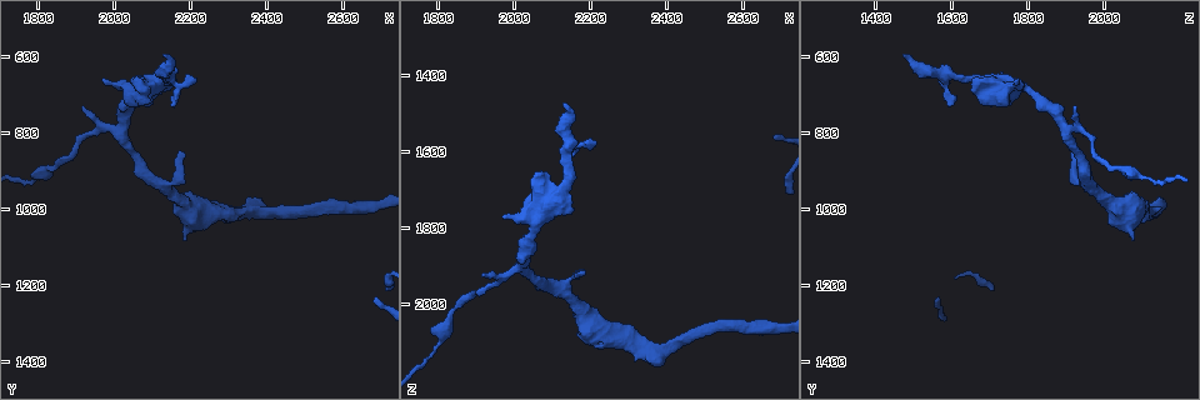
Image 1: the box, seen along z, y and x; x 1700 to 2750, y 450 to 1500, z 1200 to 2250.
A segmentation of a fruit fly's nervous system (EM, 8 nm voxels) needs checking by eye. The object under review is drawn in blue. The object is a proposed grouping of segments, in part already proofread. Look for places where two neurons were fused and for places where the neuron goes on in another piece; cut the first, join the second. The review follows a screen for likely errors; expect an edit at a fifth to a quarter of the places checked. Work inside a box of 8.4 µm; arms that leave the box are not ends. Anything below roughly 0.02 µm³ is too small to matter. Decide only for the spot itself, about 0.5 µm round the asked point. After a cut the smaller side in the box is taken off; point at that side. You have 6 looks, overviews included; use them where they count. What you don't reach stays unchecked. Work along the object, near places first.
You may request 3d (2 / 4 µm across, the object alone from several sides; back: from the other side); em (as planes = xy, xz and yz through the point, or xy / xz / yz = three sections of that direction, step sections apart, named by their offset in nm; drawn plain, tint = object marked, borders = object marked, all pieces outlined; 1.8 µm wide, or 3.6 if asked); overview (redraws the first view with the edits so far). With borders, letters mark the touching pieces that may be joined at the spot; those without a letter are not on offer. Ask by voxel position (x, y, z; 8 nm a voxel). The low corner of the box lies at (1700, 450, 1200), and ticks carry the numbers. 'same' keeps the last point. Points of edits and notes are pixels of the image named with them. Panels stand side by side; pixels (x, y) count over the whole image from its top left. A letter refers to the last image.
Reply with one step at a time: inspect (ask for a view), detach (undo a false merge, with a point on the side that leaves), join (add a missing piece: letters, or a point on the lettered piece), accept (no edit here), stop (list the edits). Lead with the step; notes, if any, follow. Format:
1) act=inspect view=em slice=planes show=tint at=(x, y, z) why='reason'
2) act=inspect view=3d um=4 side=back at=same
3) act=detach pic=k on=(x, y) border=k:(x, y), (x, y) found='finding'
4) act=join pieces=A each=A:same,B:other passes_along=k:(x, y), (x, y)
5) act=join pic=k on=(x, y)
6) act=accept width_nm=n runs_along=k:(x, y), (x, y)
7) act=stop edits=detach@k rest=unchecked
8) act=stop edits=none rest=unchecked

act=inspect view=em um=3.6 slice=planes show=plain at=(2270, 1000, 2075) why='calibre changes'

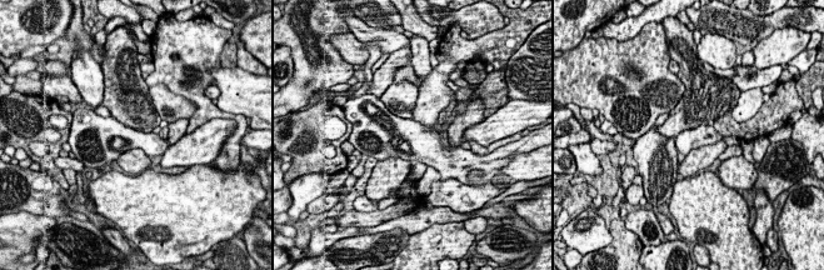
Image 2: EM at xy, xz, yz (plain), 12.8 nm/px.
act=inspect view=em um=3.6 slice=planes show=borders at=same

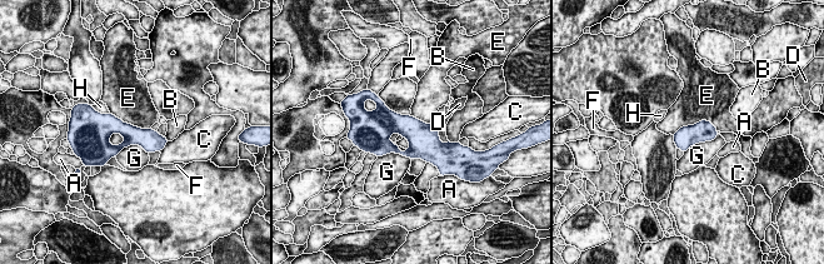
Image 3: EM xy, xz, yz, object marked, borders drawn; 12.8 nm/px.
act=accept each=A:other,B:other,C:other,D:other,E:other,F:other,G:other,H:other border=3:(718, 130), (699, 120), (673, 135) found='one neuron here'

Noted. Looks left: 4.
act=inspect view=3d um=2 at=(1970, 660, 1770) why='branch stops here'

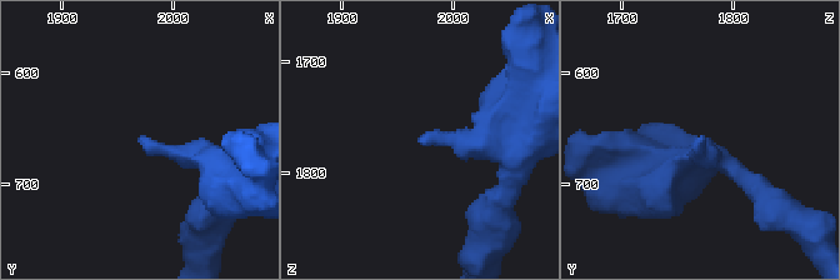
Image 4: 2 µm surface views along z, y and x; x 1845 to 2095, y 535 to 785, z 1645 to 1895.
act=inspect view=em slice=xy step=8 show=borders at=(1974, 662, 1768) why='now the EM'

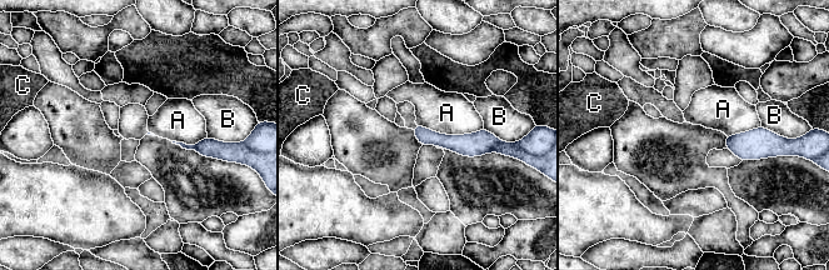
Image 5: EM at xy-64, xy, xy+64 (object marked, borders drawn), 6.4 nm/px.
act=inspect view=em slice=planes show=borders at=same

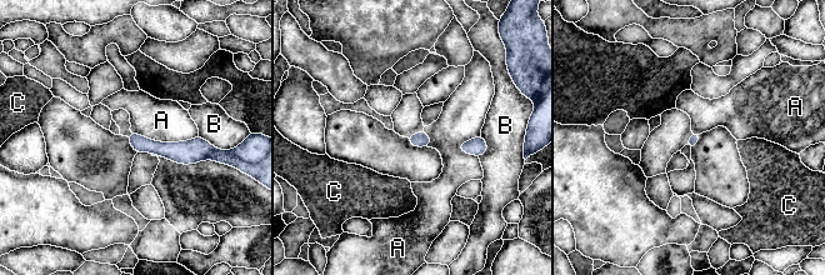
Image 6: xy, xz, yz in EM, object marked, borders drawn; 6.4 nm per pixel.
act=accept each=A:other,B:other,C:other runs_along=6:(131, 136), (171, 151), (206, 153) found='none of them fits'

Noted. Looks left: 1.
act=stop edits=none rest=unchecked

